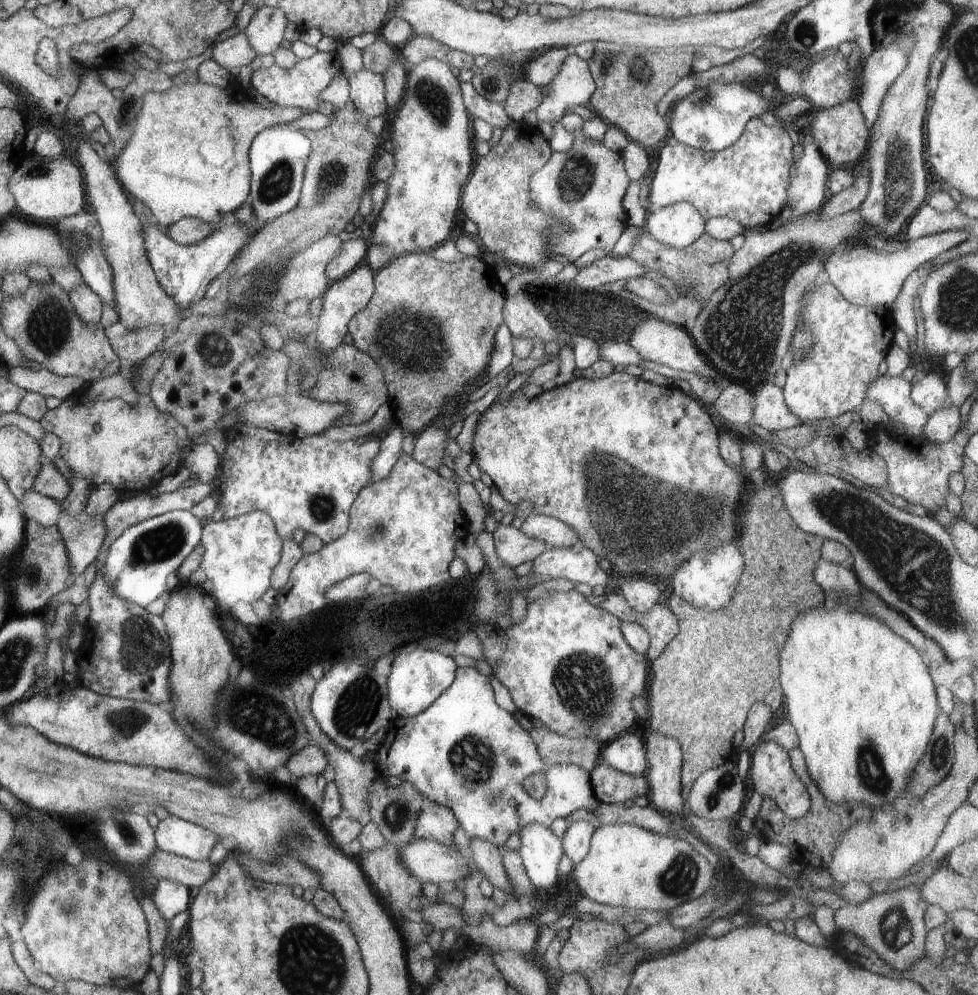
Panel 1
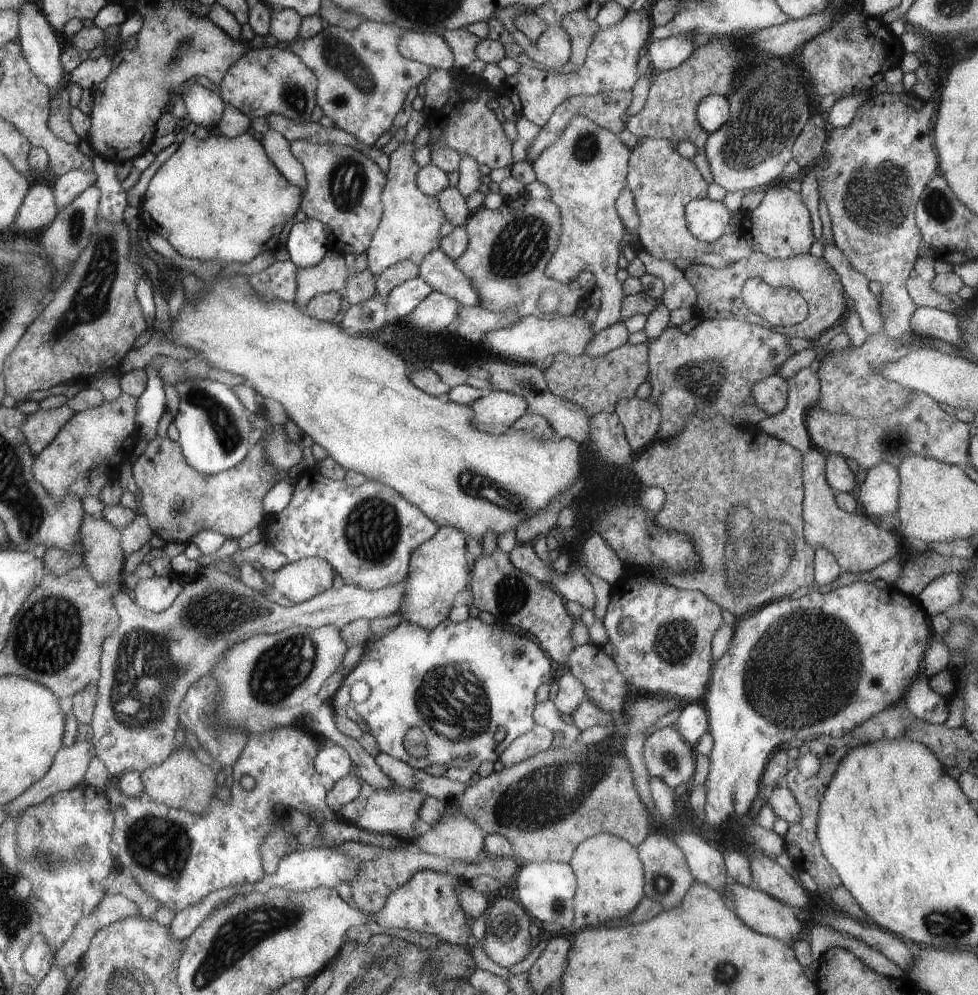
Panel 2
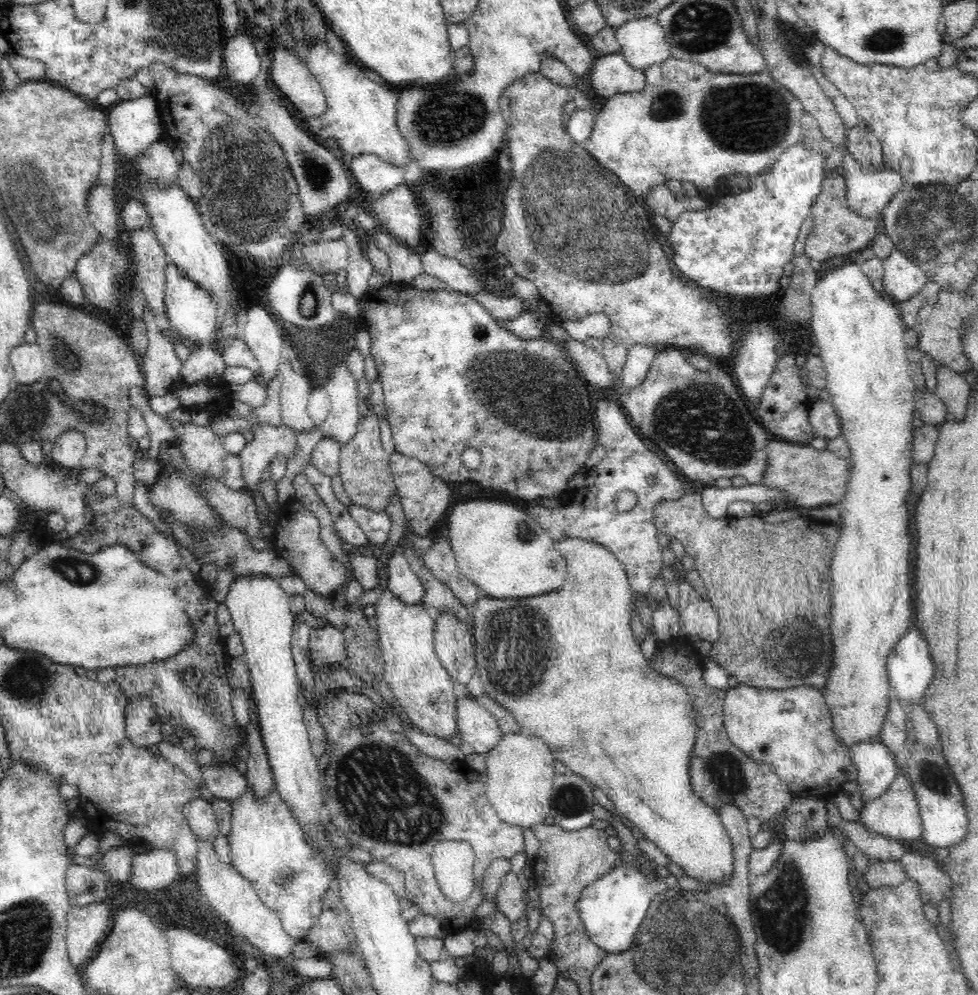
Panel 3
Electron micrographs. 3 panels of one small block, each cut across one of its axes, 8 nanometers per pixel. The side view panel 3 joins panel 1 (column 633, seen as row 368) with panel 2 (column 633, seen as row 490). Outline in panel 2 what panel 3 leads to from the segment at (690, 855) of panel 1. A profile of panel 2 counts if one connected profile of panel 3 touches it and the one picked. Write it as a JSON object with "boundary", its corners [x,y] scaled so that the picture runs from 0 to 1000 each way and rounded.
{"boundary":[[[612,838],[600,842],[588,850],[586,860],[582,862],[582,872],[588,880],[588,901],[586,901],[586,927],[580,931],[580,937],[590,937],[598,931],[619,931],[623,925],[633,925],[649,915],[653,905],[660,901],[660,880],[657,868],[651,860],[651,852],[641,848],[635,842],[625,838]]]}

